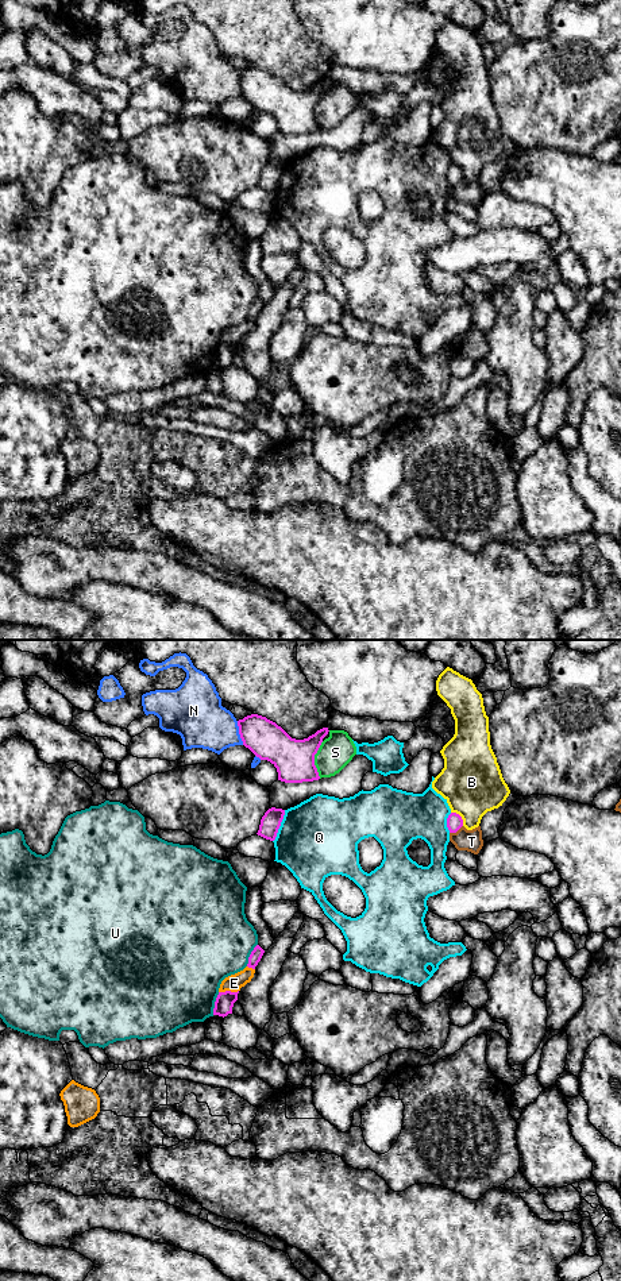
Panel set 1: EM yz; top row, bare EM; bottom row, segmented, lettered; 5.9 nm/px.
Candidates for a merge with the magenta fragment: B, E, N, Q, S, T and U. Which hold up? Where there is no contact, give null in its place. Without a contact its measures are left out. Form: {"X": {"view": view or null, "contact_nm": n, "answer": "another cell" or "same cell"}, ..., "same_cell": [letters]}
{"B": {"view": "yz", "contact_nm": 120, "answer": "another cell"}, "E": {"view": "yz", "contact_nm": 120, "answer": "another cell"}, "N": {"view": "yz", "contact_nm": 150, "answer": "another cell"}, "Q": {"view": "yz", "contact_nm": 200, "answer": "another cell"}, "S": {"view": "yz", "contact_nm": 220, "answer": "another cell"}, "T": {"view": "yz", "contact_nm": 90, "answer": "another cell"}, "U": {"view": "yz", "contact_nm": 140, "answer": "another cell"}, "same_cell": []}

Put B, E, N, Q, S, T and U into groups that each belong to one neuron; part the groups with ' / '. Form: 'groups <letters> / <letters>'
groups B / E / N / Q / S / T / U

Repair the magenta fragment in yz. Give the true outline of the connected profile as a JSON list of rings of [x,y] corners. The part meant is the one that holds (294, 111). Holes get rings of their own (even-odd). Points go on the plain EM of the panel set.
[[[258,66],[239,72],[238,78],[243,97],[261,112],[270,113],[277,120],[278,132],[302,135],[320,131],[315,107],[328,86],[328,80],[308,90],[296,92],[275,74]]]

